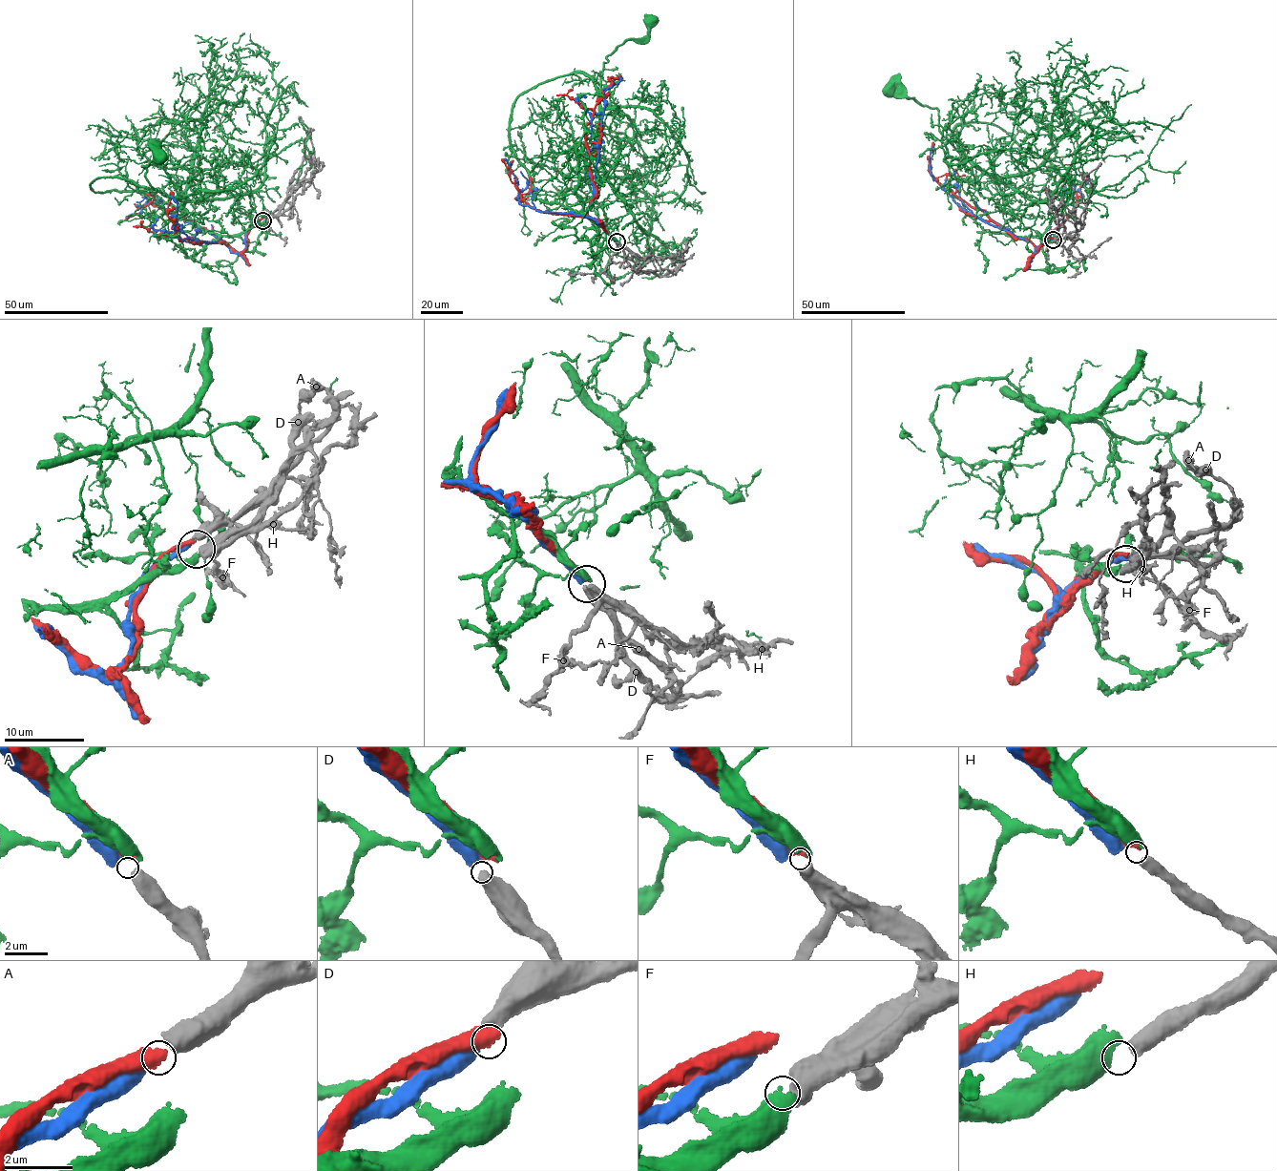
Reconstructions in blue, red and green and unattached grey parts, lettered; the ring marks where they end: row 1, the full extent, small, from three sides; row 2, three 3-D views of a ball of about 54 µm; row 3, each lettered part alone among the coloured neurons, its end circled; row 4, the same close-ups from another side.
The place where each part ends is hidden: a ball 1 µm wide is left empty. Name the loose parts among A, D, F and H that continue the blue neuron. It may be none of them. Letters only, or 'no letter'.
D

